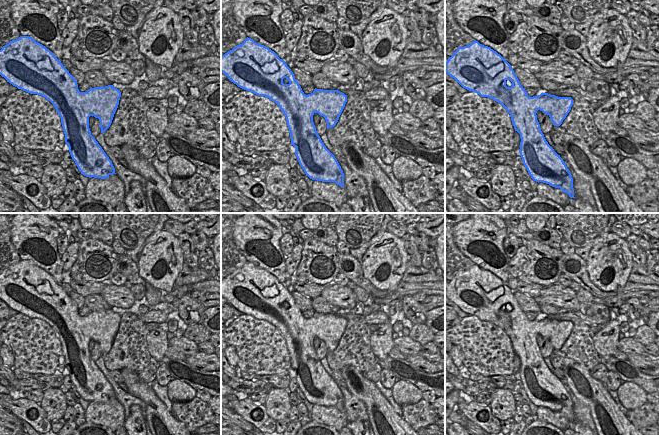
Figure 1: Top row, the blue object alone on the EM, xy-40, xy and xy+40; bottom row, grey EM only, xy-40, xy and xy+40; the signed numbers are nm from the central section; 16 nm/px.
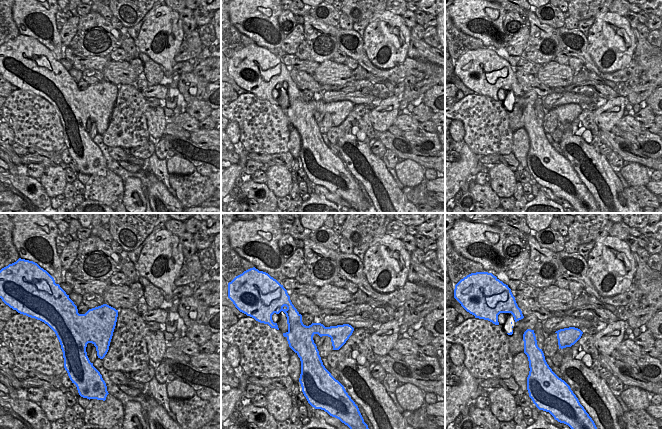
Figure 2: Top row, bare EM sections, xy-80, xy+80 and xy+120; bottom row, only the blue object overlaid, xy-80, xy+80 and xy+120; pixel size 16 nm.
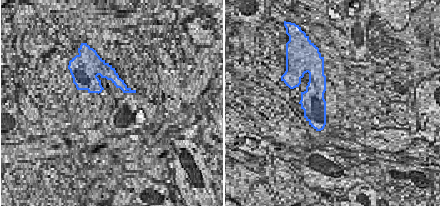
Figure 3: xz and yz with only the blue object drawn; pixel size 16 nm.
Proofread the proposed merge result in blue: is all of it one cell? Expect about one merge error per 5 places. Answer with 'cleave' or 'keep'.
keep

